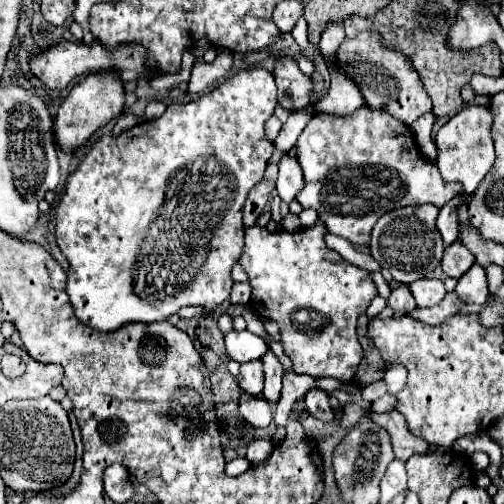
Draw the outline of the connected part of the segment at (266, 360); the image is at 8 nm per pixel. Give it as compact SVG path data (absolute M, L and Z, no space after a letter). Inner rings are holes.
M267 350L267 354L261 358L263 366L265 366L265 390L263 396L267 402L277 404L279 402L279 392L281 392L281 378L283 378L283 366L279 362L279 358Z

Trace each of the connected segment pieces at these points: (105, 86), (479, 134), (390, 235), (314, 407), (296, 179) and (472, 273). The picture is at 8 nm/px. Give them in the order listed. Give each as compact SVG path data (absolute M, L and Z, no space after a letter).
M99 72L99 74L81 78L73 86L69 96L63 100L63 104L59 106L53 118L53 134L55 134L57 146L63 152L71 152L77 146L83 146L99 128L103 128L109 120L117 118L123 112L123 104L125 104L125 90L117 74L111 76L111 74Z
M467 106L459 114L455 114L447 124L443 124L435 136L435 146L439 152L437 166L441 170L443 180L463 184L465 194L475 192L475 188L495 162L491 126L493 126L493 114L489 106Z
M405 208L403 214L391 210L379 218L371 232L371 256L391 272L391 276L401 284L411 284L419 278L433 276L433 270L443 258L445 242L435 226L439 208Z
M311 388L307 394L305 394L305 404L307 404L307 410L311 414L315 414L317 418L329 422L333 420L333 408L329 404L329 396L327 392L319 390L319 388Z
M283 156L279 162L279 178L277 178L277 194L283 202L291 202L295 200L295 196L299 194L299 190L303 190L303 174L301 174L301 166L295 158L291 156Z
M475 262L475 264L467 270L467 274L457 280L455 292L459 294L461 300L465 300L465 302L469 302L469 304L475 304L475 302L477 302L477 304L485 304L487 298L489 298L485 268Z

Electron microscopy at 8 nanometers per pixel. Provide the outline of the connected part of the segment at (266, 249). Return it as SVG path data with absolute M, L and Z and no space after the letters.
M317 220L309 228L297 232L279 232L271 234L257 224L245 230L245 248L239 258L239 264L249 274L249 284L253 288L253 306L263 318L271 318L281 326L283 350L293 362L297 374L309 374L313 378L337 378L351 382L359 362L363 360L363 348L357 340L357 318L369 308L371 300L377 296L377 286L371 280L371 274L363 268L357 268L343 260L335 250L325 246L327 228Z

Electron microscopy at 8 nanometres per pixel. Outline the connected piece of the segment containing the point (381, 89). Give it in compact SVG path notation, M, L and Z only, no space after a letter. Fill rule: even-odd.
M357 34L355 38L347 38L337 52L337 64L357 82L369 108L385 110L407 126L431 112L431 98L425 92L419 74L415 74L411 60L395 50L385 48L375 34Z

